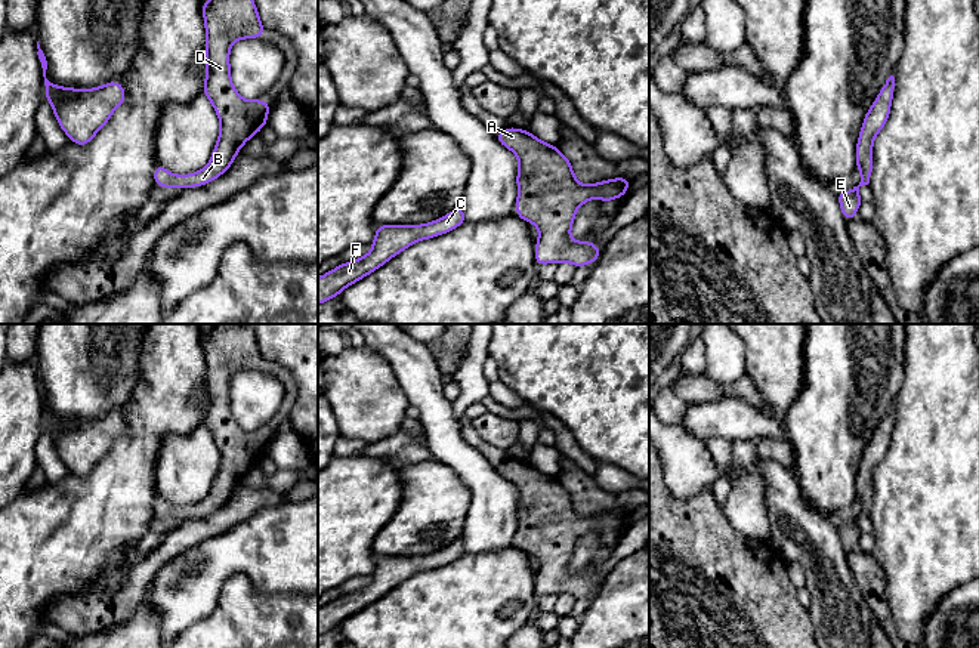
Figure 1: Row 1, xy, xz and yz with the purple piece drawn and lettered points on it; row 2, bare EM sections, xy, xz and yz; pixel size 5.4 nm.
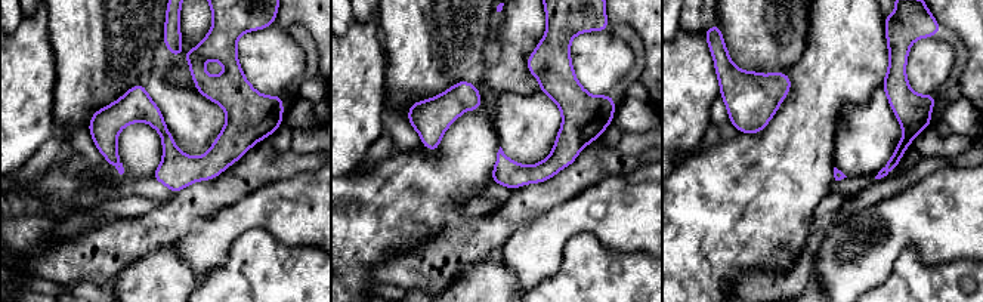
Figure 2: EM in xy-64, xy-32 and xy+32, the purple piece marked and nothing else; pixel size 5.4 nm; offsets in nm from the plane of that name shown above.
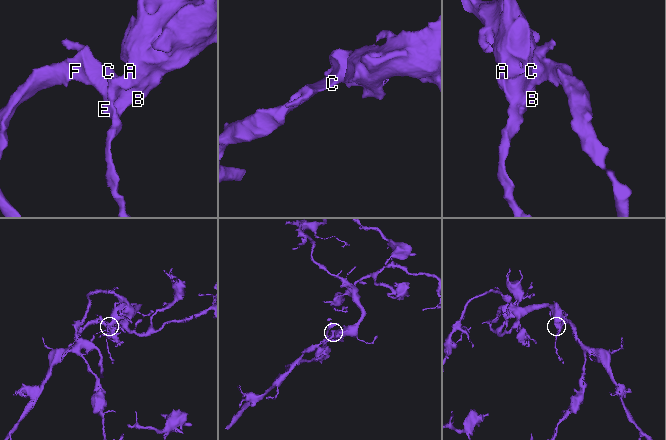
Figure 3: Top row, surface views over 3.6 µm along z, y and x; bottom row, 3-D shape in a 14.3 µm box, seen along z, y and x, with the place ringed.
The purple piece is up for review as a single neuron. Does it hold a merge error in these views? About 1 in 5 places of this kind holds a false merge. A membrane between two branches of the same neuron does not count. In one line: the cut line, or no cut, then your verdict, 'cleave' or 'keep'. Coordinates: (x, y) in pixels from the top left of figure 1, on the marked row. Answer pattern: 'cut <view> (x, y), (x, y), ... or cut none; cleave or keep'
cut none; keep

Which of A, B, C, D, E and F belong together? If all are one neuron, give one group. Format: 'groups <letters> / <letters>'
groups A B C D E F

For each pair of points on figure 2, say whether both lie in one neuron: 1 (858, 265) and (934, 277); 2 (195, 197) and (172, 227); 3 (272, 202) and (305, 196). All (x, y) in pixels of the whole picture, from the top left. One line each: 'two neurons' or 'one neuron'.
1: two neurons
2: one neuron
3: one neuron

